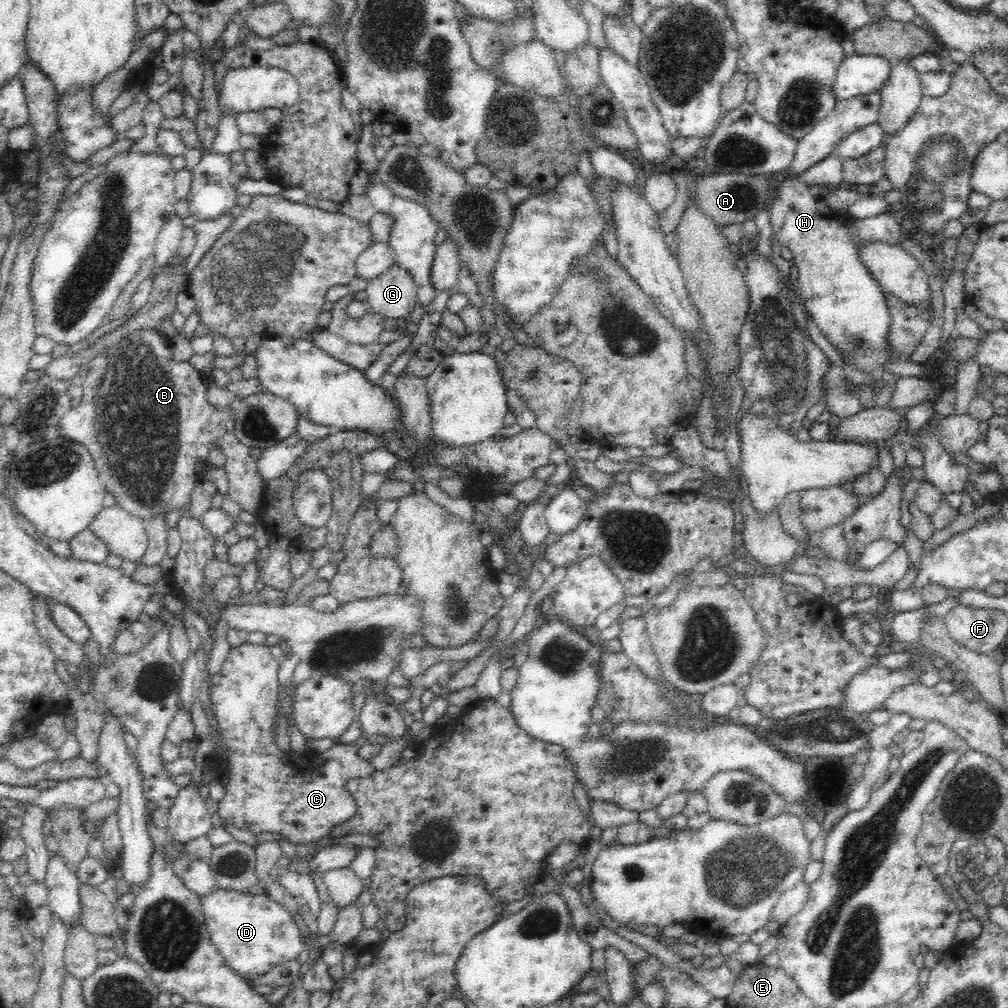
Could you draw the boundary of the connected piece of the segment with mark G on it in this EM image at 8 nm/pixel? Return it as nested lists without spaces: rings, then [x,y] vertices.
[[[398,265],[372,279],[366,287],[367,304],[384,319],[400,319],[418,303],[412,275]]]

